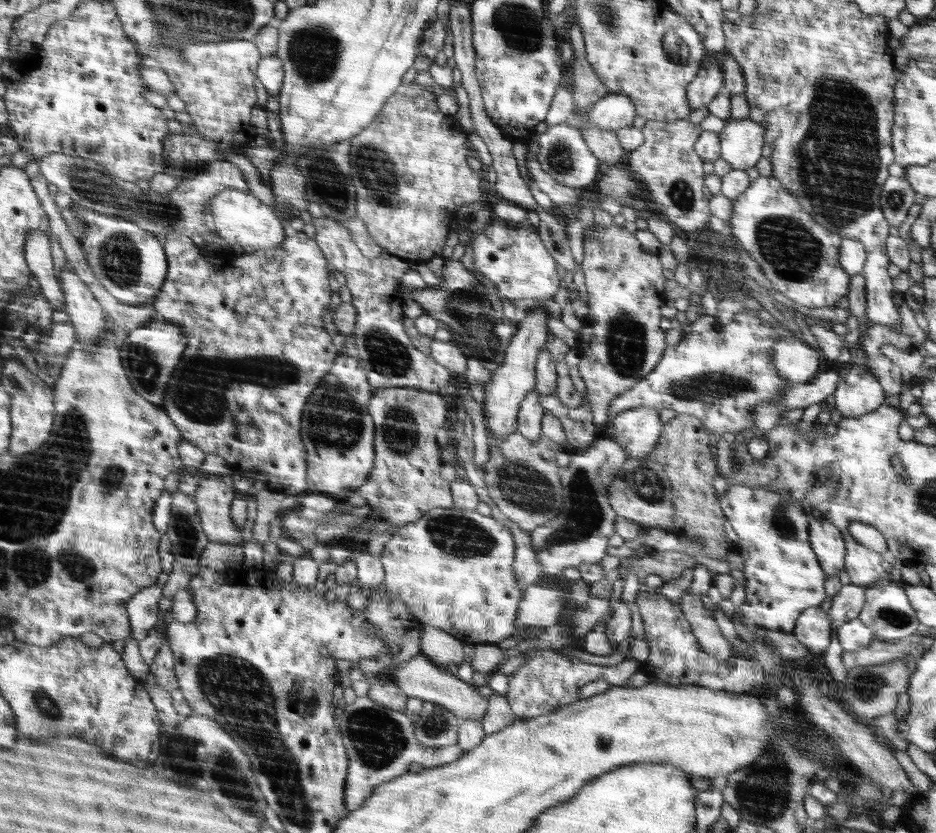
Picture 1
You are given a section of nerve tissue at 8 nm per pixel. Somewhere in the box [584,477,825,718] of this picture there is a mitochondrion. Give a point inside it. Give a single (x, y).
(782, 523)

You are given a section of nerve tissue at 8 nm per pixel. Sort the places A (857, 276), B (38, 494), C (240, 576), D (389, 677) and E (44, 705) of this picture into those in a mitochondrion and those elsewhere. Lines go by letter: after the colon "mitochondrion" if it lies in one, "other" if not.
A: other
B: mitochondrion
C: other
D: other
E: mitochondrion

